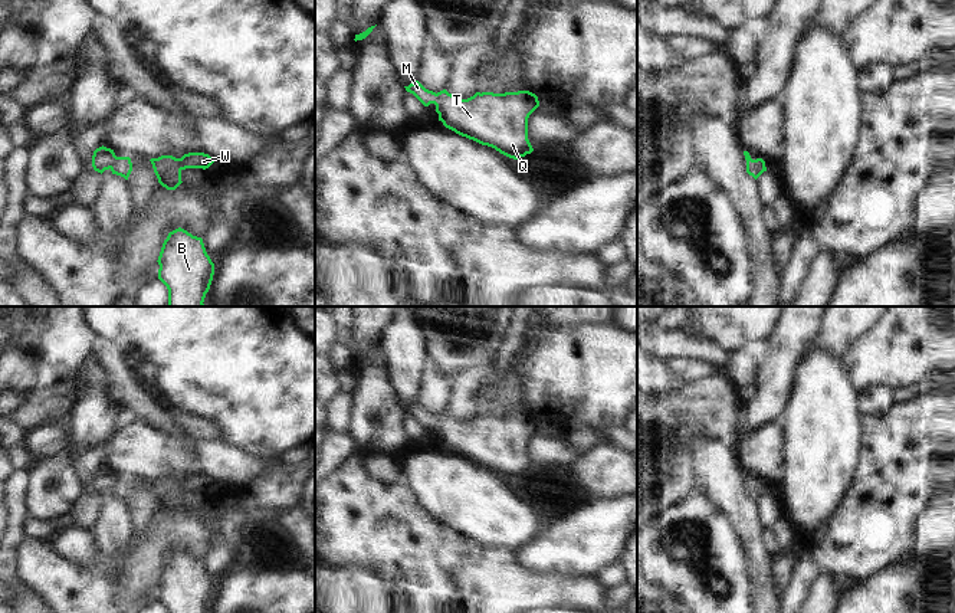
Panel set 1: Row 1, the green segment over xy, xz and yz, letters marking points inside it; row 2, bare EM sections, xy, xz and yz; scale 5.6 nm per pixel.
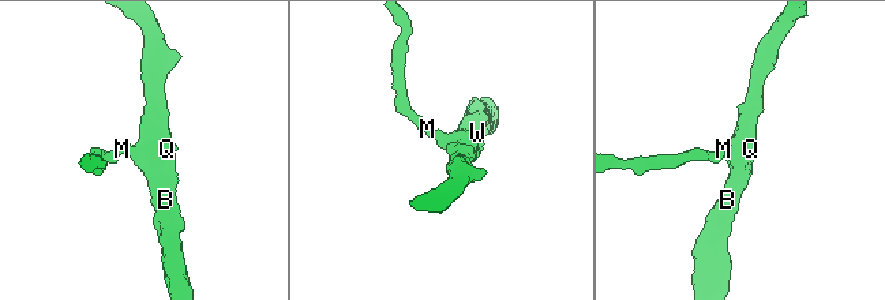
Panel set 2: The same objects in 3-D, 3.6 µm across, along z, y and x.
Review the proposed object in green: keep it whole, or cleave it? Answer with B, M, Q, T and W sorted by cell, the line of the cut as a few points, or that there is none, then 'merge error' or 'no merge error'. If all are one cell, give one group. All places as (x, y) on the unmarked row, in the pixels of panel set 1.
B M Q T W | no cut | no merge error

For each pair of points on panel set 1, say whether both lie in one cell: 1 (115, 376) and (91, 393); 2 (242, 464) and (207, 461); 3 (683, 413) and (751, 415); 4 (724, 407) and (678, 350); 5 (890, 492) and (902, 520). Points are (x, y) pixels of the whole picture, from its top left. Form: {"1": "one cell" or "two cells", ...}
{"1": "two cells", "2": "one cell", "3": "two cells", "4": "two cells", "5": "one cell"}

